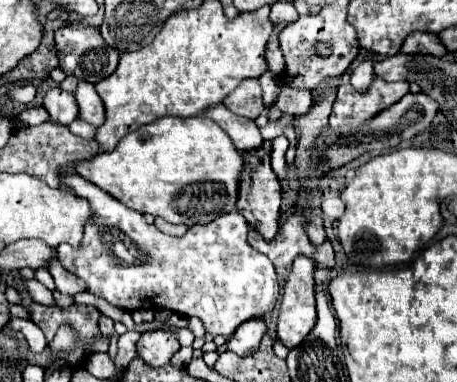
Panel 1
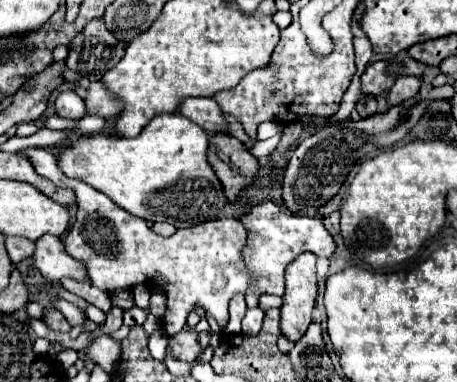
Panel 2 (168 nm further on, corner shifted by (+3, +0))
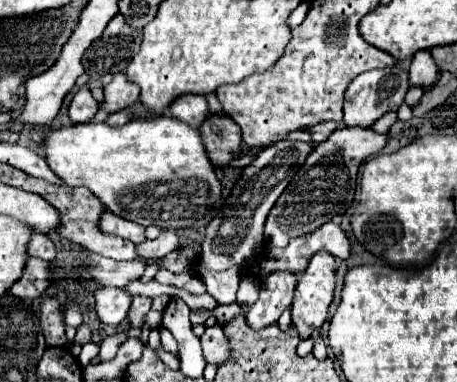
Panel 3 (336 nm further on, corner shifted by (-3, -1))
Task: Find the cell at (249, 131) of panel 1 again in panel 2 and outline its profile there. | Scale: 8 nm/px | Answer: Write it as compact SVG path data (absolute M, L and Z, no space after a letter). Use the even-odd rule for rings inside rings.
M212 98L184 100L184 104L180 106L180 114L196 122L208 134L228 134L228 122L224 120L220 106Z

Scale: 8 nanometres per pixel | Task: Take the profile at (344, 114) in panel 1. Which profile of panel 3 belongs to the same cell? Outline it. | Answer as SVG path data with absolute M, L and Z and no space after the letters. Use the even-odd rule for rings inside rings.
M418 51L410 65L410 83L418 87L430 87L436 83L436 77L440 75L438 65L430 57L430 51Z

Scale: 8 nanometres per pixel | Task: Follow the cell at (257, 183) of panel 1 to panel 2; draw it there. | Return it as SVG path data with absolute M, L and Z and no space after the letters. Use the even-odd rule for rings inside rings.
M210 136L208 160L220 178L228 200L236 200L260 172L260 162L234 136Z

